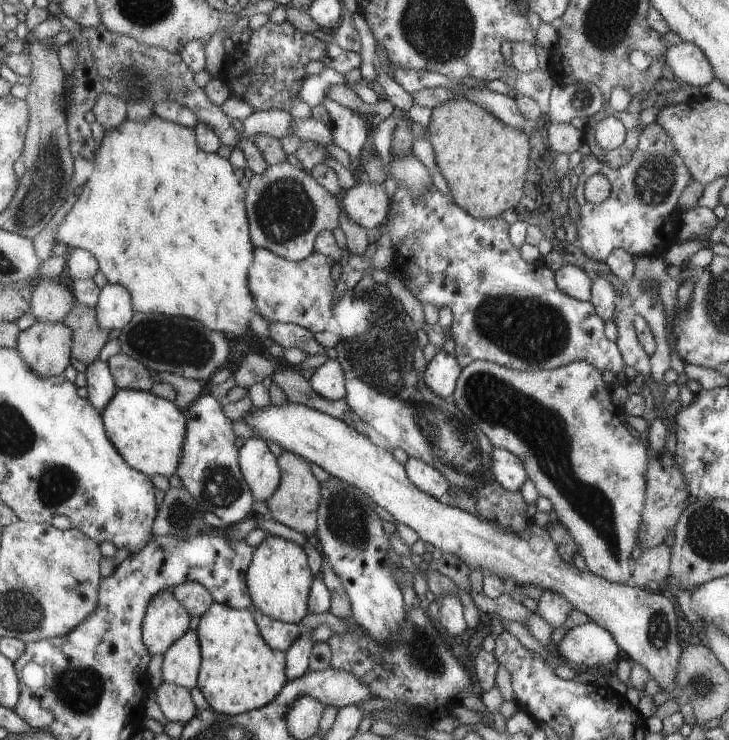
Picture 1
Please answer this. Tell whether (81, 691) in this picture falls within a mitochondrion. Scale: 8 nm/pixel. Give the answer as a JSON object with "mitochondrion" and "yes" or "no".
{"mitochondrion":"yes"}

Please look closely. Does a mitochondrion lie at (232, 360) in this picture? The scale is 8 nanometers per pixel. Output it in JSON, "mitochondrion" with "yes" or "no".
{"mitochondrion":"yes"}

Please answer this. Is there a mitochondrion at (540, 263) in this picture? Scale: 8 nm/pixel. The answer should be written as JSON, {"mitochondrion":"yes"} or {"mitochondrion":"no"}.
{"mitochondrion":"no"}

